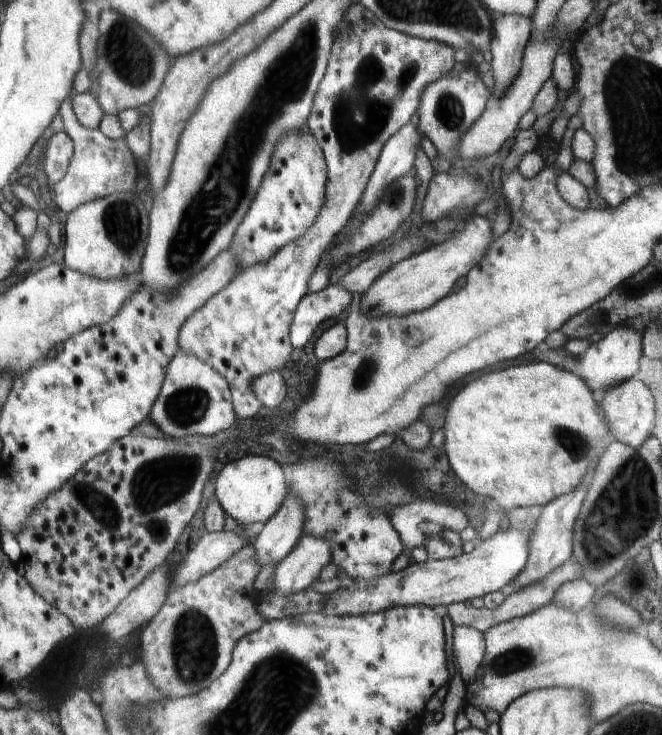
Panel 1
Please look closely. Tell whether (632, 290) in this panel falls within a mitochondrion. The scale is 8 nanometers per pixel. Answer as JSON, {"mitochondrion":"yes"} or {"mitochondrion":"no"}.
{"mitochondrion":"no"}

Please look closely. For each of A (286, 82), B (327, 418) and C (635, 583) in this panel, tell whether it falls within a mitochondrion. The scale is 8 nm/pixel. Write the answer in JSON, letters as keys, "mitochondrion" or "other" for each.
{"A":"mitochondrion","B":"other","C":"mitochondrion"}

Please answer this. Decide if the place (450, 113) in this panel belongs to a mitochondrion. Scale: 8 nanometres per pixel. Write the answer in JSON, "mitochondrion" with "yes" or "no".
{"mitochondrion":"yes"}

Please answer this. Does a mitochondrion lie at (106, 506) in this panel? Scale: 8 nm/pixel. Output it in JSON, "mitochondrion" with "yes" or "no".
{"mitochondrion":"no"}

